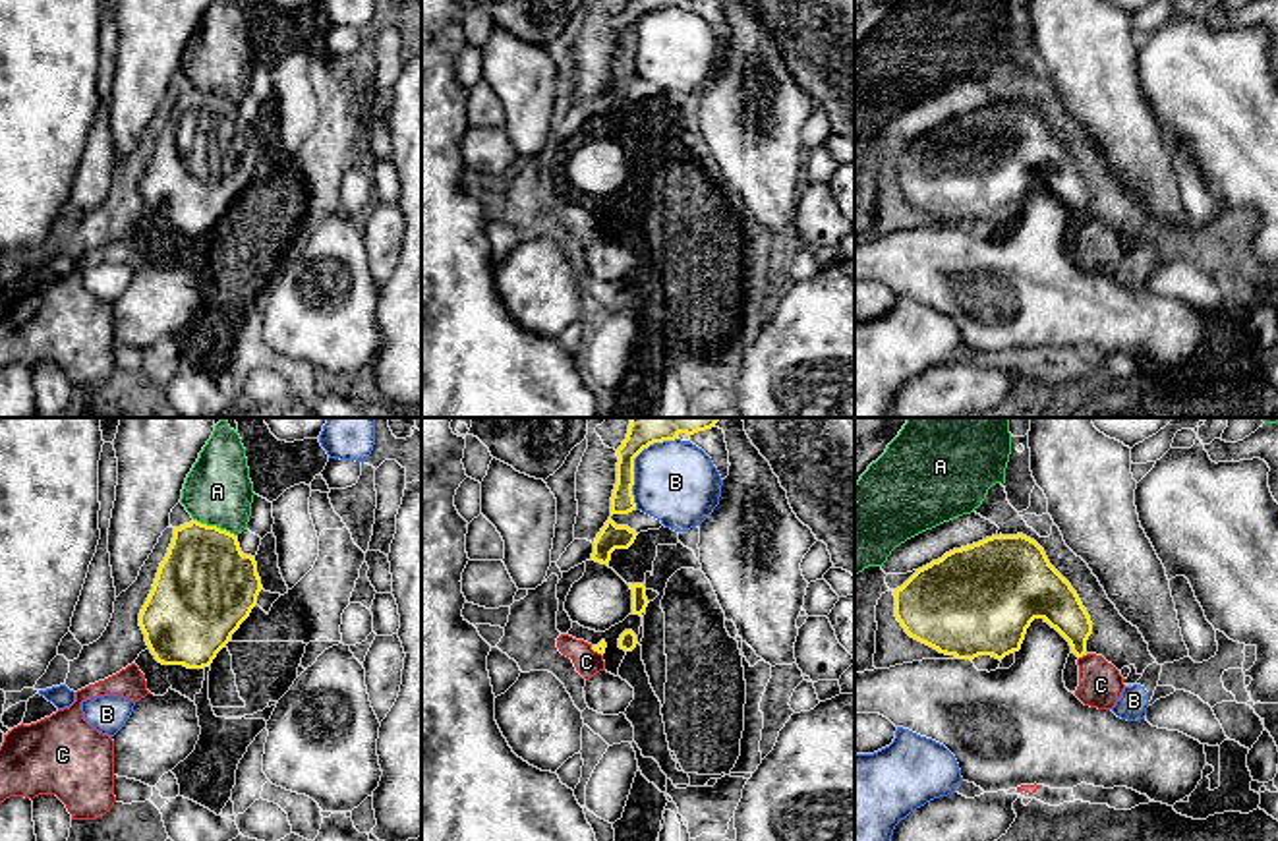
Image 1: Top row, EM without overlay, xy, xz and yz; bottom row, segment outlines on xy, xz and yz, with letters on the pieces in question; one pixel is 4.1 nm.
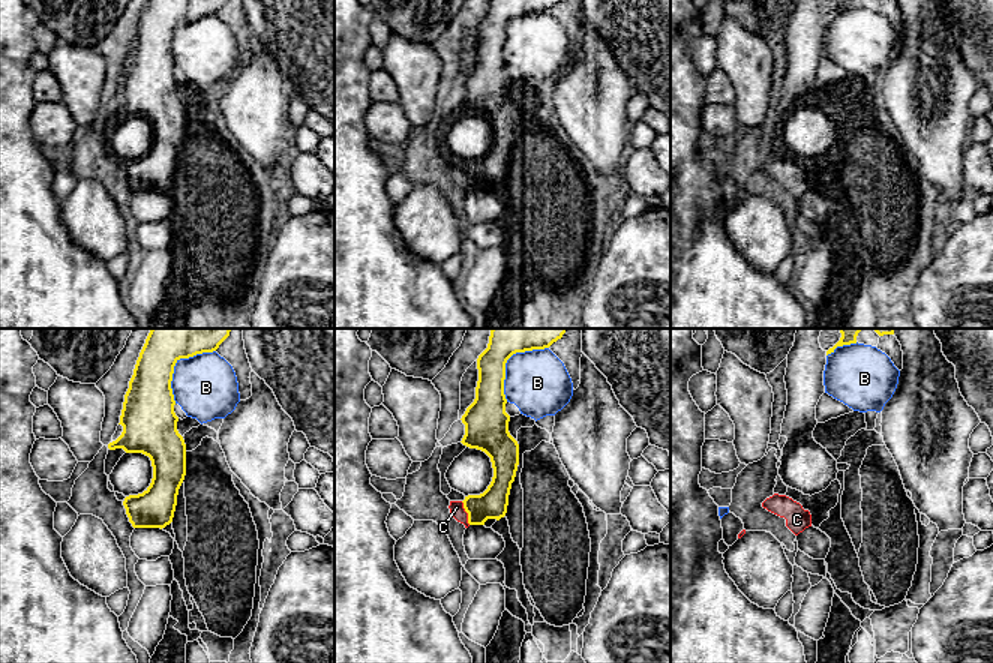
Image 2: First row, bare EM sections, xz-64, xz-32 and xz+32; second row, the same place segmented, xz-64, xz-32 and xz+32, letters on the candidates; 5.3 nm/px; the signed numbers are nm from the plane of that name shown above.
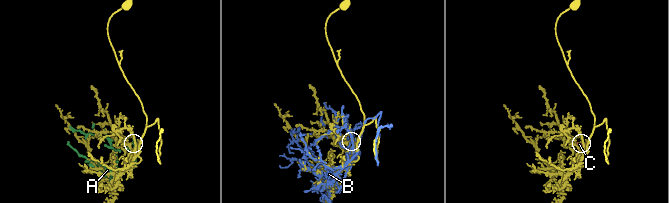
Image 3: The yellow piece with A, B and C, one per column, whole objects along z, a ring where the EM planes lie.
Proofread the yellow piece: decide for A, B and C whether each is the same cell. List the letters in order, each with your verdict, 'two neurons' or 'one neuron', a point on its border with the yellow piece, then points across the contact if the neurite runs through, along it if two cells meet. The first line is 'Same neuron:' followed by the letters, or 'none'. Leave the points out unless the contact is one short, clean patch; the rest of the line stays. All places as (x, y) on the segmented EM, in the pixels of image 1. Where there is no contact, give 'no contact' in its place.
Same neuron: none
A: two neurons; contact xy (215, 526)
B: two neurons; contact xz (633, 463)
C: two neurons; contact yz (1083, 654); border yz (1087, 654), (1079, 658)

